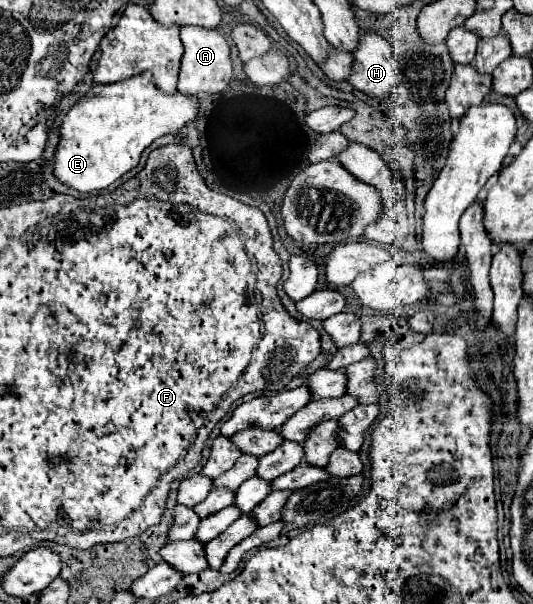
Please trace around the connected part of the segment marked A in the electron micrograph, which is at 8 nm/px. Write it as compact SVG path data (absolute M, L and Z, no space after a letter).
M183 27L181 29L181 43L183 43L183 57L179 69L179 91L183 95L197 97L201 93L221 93L231 79L231 59L229 59L229 45L225 37L215 29L205 27Z

